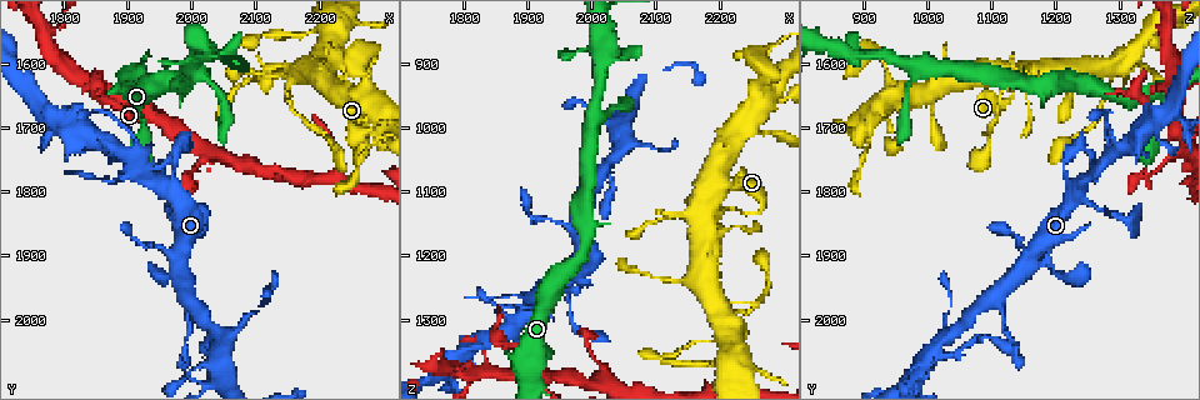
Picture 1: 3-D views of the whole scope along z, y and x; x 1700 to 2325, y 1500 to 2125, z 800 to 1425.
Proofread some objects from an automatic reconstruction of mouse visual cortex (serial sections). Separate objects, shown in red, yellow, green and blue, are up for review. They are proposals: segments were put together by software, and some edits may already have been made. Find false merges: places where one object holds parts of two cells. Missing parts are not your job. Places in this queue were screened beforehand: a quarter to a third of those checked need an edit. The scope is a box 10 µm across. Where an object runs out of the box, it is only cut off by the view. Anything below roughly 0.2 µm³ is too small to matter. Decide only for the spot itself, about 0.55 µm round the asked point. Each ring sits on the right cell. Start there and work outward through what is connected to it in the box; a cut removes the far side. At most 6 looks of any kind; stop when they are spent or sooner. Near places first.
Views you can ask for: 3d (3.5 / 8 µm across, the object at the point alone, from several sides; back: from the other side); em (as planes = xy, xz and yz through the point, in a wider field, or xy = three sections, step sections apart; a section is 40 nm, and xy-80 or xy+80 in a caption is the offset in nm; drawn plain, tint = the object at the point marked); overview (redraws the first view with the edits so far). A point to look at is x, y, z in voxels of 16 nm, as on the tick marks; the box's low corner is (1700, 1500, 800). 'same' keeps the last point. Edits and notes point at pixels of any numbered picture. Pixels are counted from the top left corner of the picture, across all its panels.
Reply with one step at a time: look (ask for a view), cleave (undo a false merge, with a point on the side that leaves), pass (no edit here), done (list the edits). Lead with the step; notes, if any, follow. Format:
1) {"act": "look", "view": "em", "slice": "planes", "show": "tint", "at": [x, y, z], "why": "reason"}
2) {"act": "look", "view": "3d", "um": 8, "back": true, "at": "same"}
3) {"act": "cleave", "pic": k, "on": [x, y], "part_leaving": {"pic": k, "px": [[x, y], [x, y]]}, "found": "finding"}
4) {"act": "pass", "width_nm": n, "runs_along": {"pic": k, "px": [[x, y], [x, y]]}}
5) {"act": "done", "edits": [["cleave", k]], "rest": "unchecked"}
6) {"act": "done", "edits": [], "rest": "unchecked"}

{"act": "look", "view": "3d", "um": 8, "at": [1810, 1615, 1380], "why": "a fork"}

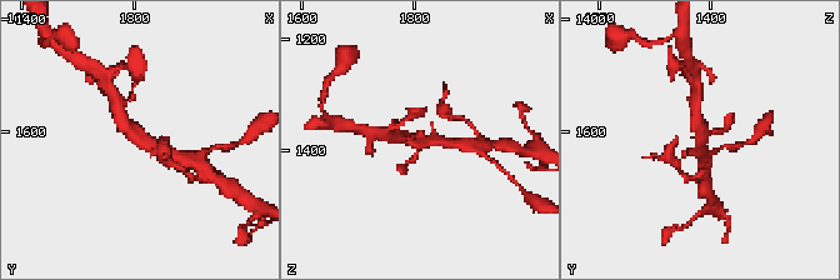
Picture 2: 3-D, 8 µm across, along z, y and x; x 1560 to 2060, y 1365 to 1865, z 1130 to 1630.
{"act": "look", "view": "em", "slice": "xy", "step": 3, "show": "tint", "at": "same", "arms": 3, "arm_widths_nm": [150, 300, 350]}

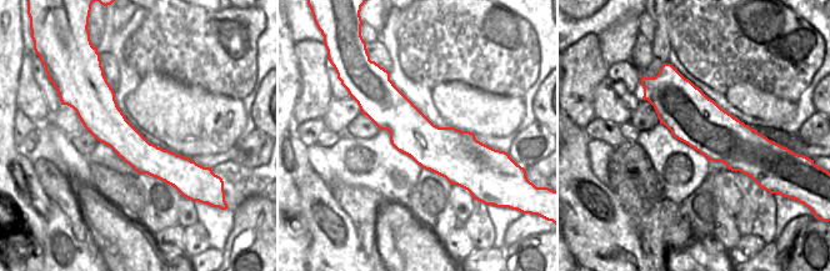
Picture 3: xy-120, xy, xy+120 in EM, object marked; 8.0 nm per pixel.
{"act": "pass", "runs_along": {"pic": 2, "px": [[169, 153], [139, 140], [118, 108]]}, "found": "one cell here"}

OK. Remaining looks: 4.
{"act": "look", "view": "3d", "um": 3.5, "back": true, "at": [2010, 1585, 900], "why": "a narrow waist"}

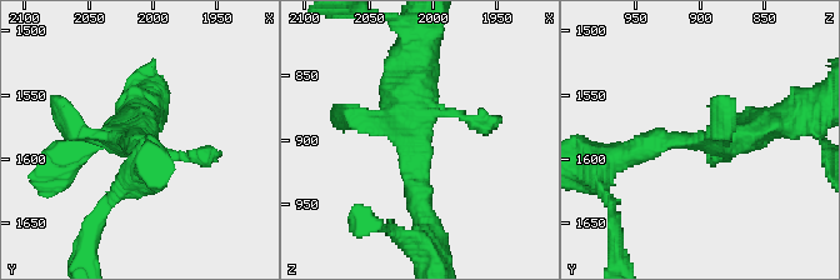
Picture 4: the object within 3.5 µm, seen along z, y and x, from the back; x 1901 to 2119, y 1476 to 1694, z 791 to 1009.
{"act": "pass", "runs_along": {"pic": 4, "px": [[628, 155], [781, 121]]}, "found": "one cell here"}

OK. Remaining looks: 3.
{"act": "look", "view": "3d", "um": 3.5, "at": [2045, 2070, 995], "why": "four arms meet"}

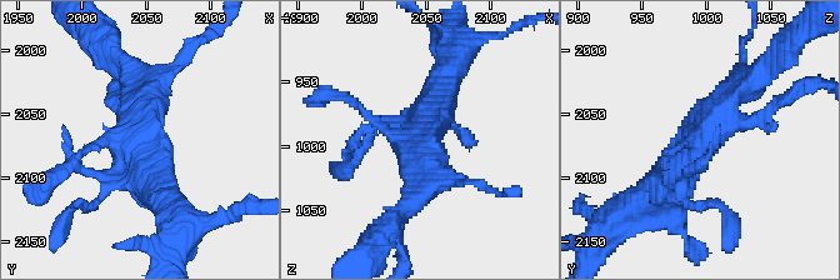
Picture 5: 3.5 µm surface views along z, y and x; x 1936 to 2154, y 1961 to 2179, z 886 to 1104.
{"act": "look", "view": "em", "slice": "xy", "step": 2, "show": "tint", "at": [2042, 2070, 996], "arms": 4, "arm_widths_nm": [100, 200, 300, 450]}

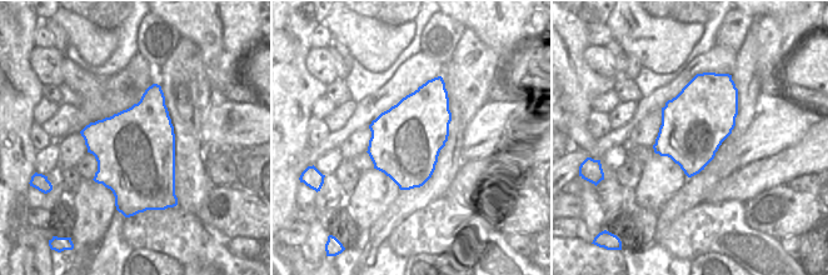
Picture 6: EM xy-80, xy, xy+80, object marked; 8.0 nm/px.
{"act": "pass", "found": "one cell here"}

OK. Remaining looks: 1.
{"act": "done", "edits": [], "rest": "unchecked"}

